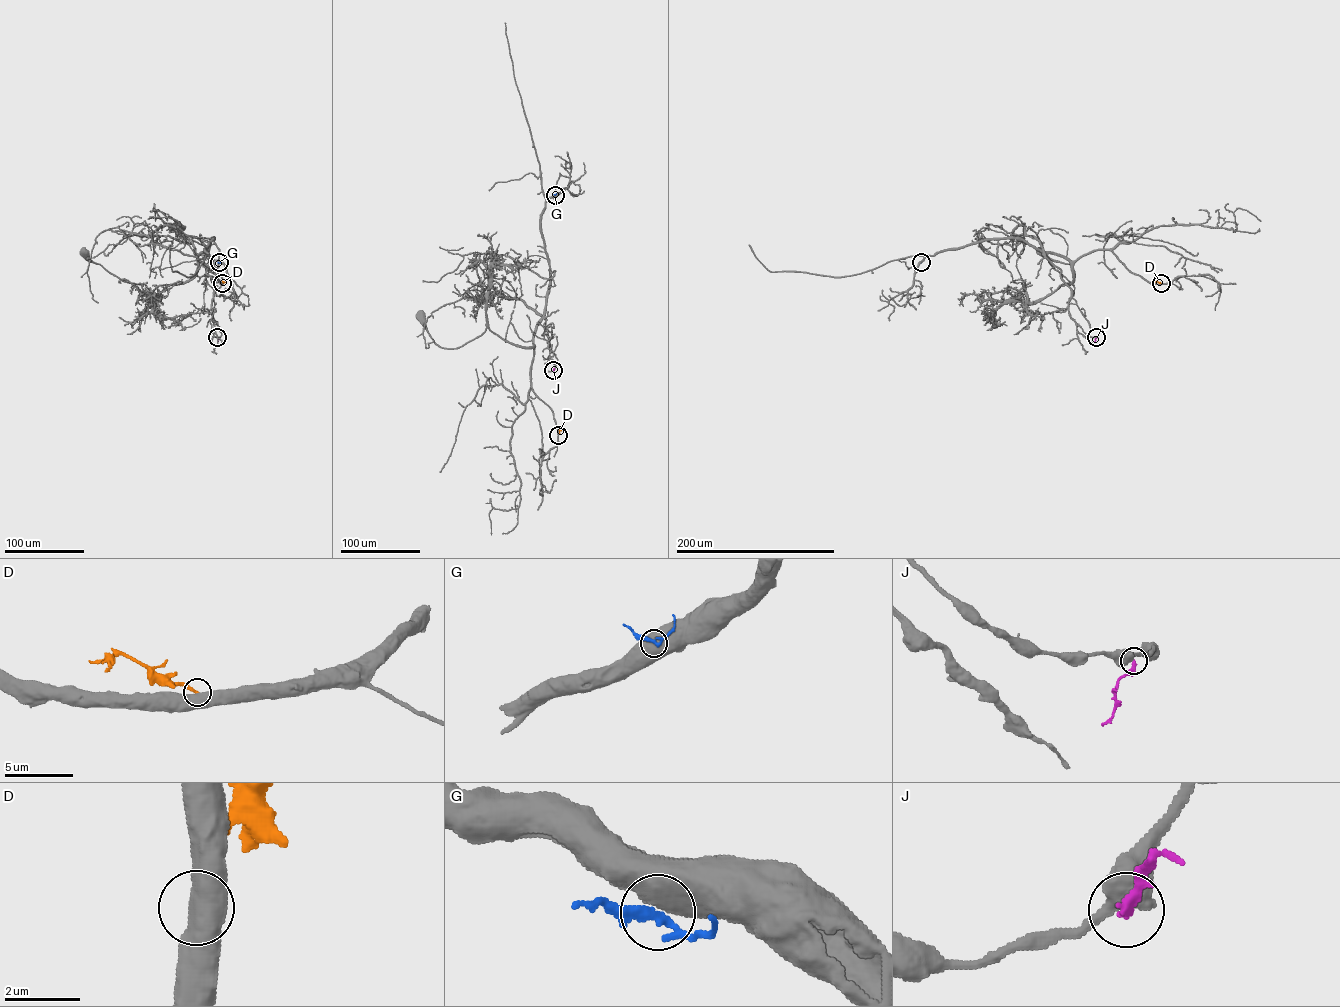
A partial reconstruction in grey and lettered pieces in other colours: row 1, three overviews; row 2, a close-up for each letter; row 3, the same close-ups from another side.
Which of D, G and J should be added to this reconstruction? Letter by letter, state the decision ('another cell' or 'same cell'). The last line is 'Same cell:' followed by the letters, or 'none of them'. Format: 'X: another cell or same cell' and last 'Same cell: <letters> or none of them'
D: another cell
G: another cell
J: another cell
Same cell: none of them

